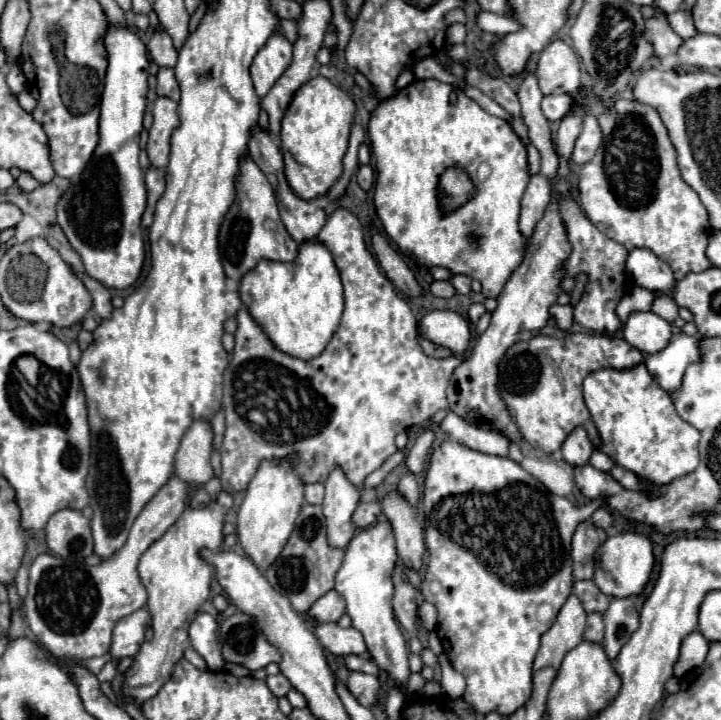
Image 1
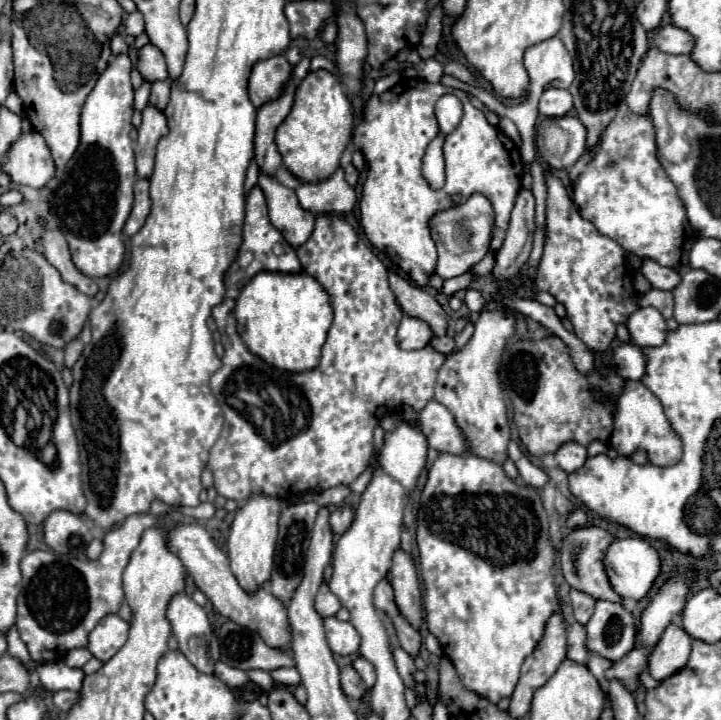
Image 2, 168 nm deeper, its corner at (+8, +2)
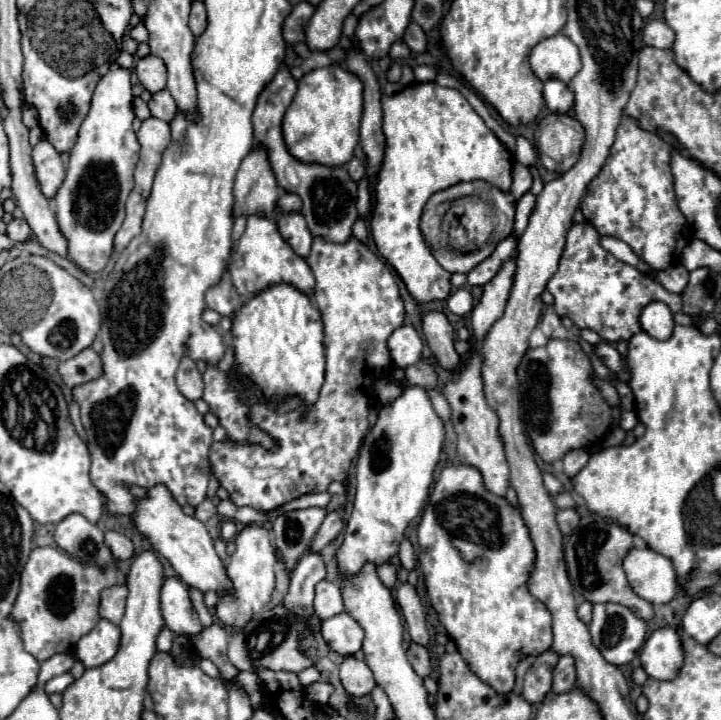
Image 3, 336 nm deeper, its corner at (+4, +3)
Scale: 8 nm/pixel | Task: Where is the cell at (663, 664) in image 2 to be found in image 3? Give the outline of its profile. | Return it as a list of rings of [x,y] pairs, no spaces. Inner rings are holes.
[[[671,627],[653,631],[645,641],[645,655],[641,649],[639,657],[641,657],[641,667],[647,671],[649,677],[659,681],[675,679],[683,663],[683,649],[677,631]]]

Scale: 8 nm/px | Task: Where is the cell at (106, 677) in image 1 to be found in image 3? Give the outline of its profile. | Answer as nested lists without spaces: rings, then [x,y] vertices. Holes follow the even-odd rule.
[[[61,673],[61,675],[57,675],[57,677],[51,677],[51,679],[45,683],[45,691],[47,691],[47,693],[63,693],[71,683],[73,683],[71,673]]]

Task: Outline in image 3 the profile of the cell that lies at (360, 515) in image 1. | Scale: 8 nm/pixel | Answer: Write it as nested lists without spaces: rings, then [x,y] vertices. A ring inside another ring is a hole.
[[[333,511],[333,513],[327,513],[327,517],[323,519],[317,535],[313,537],[313,543],[309,545],[311,551],[321,551],[325,545],[329,545],[343,529],[343,517],[339,511]]]

